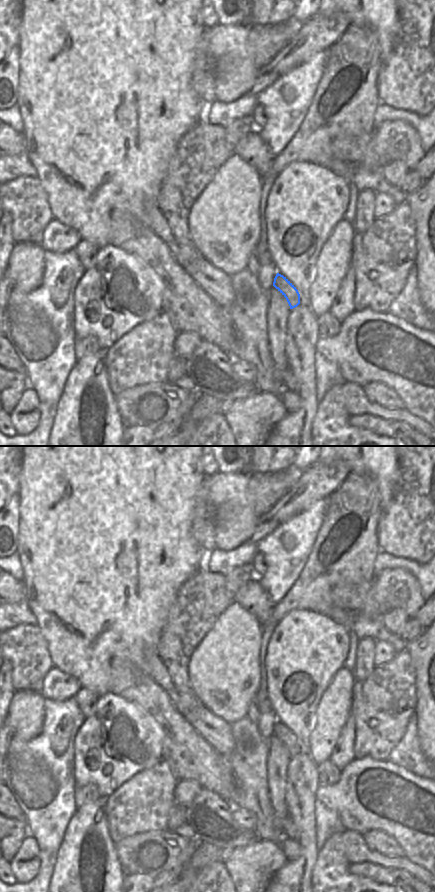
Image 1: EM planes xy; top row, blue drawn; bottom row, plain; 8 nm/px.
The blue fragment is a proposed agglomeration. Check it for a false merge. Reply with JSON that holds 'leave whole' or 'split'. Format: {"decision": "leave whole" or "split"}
{"decision": "leave whole"}

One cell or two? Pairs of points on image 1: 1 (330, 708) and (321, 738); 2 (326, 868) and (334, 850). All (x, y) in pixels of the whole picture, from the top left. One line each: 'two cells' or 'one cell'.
1: one cell
2: one cell

